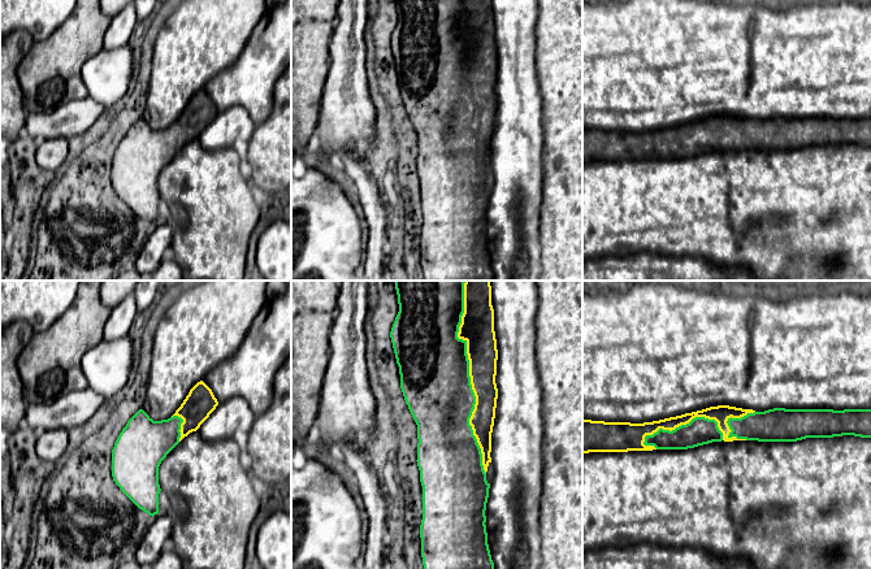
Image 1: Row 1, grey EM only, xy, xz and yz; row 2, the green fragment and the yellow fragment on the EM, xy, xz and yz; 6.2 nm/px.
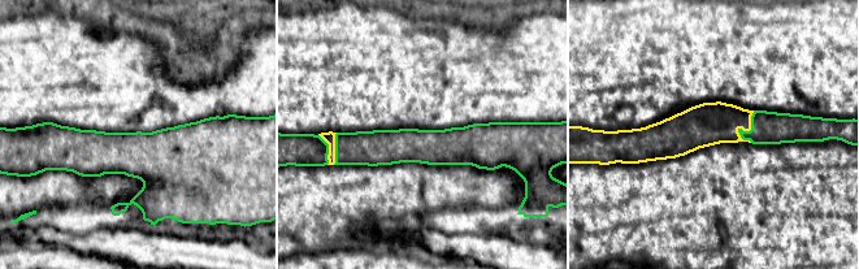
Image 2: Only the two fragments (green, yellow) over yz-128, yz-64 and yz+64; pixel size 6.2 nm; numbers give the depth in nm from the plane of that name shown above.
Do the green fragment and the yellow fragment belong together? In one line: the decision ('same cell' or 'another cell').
same cell

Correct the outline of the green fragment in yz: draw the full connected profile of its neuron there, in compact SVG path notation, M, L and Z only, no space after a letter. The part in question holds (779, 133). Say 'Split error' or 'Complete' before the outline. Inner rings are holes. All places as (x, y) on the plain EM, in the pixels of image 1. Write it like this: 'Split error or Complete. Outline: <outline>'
Split error. Outline: M710 116L653 131L582 129L582 162L688 158L712 151L797 151L854 144L871 147L871 118L785 118L764 121Z

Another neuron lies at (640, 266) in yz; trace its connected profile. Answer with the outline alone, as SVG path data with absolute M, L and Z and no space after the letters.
M640 252L582 262L582 281L757 281L745 265L716 265L702 257Z

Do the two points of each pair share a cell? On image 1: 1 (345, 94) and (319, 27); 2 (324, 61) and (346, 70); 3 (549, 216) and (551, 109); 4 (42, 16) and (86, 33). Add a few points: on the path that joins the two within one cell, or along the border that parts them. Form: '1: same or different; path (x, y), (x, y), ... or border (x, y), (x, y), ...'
1: different; border (336, 25), (329, 43), (329, 70), (324, 82)
2: different; border (329, 53), (329, 70), (321, 94)
3: same; path (559, 190), (559, 135)
4: different; border (72, 13), (50, 35), (42, 40), (35, 40)

